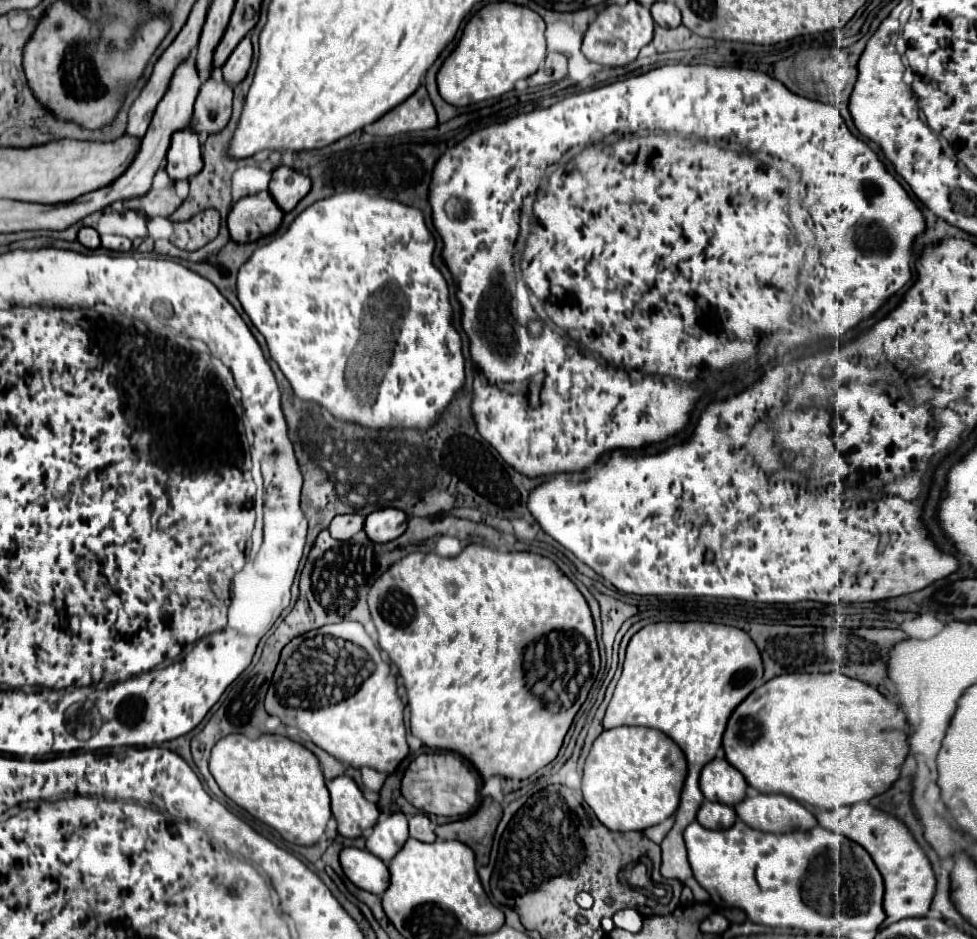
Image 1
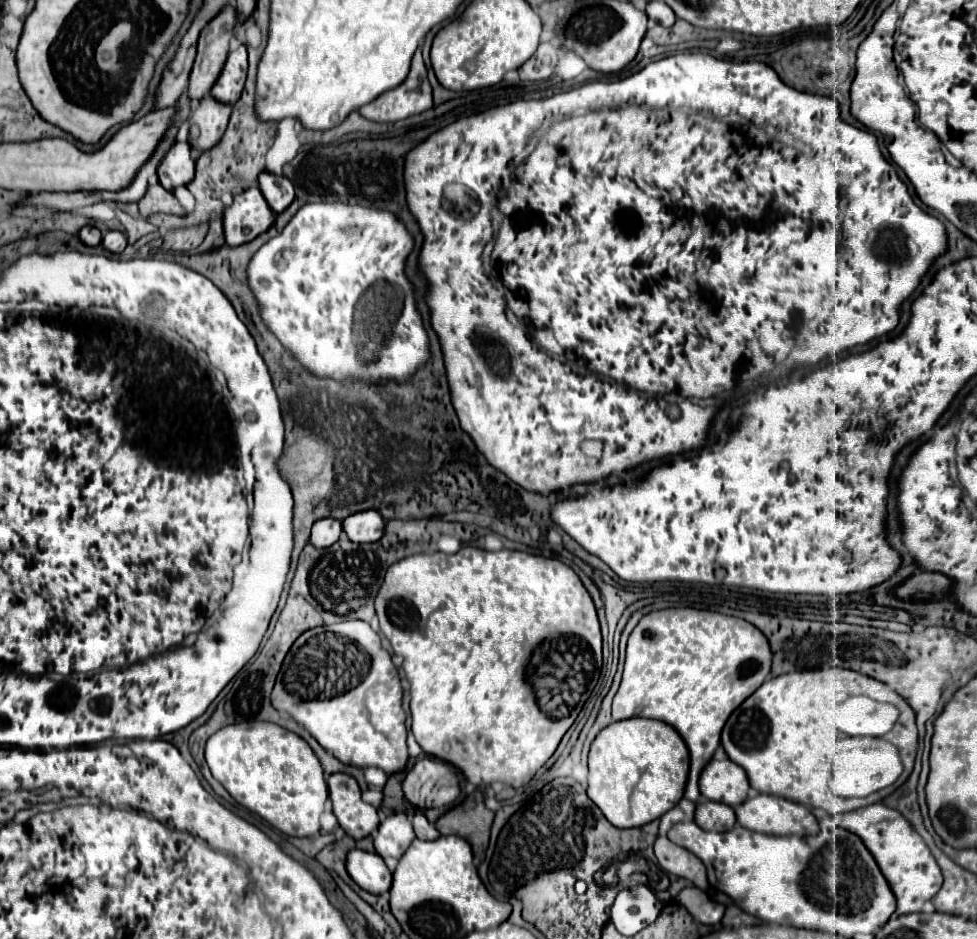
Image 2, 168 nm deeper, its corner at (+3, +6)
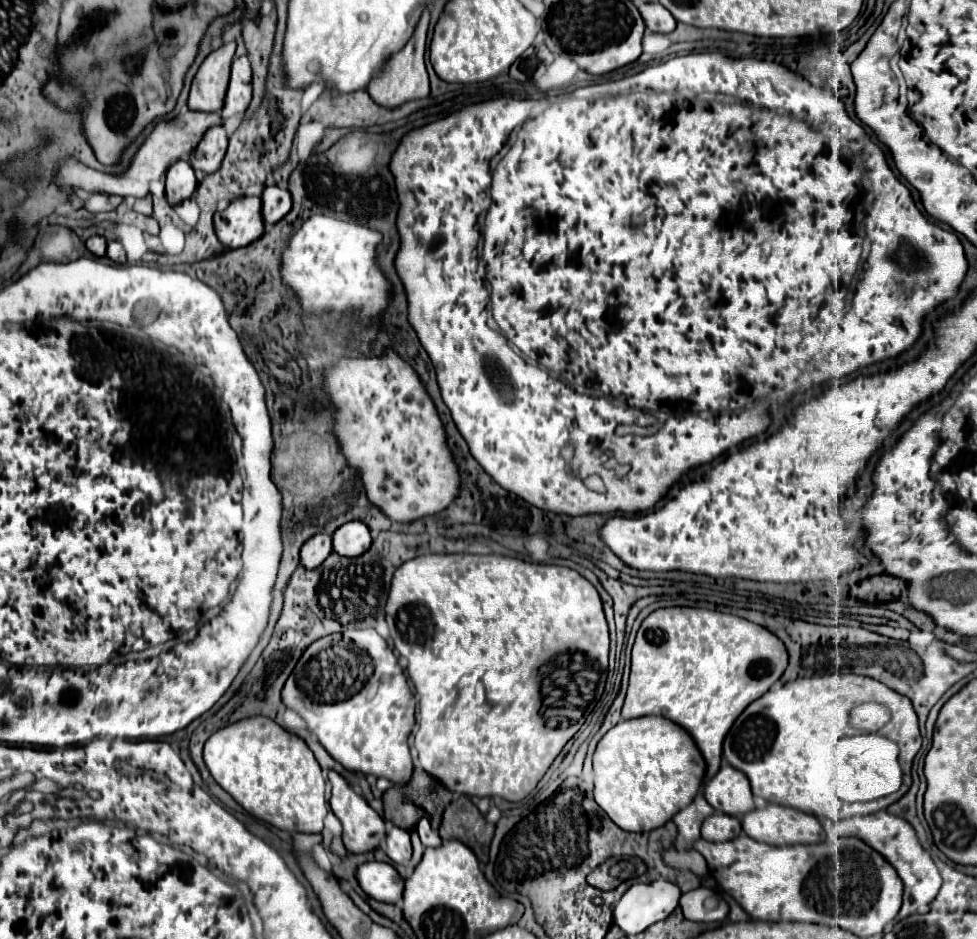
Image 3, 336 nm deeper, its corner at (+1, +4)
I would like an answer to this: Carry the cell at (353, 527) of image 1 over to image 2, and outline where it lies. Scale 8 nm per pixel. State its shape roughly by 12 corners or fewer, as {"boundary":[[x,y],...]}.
{"boundary":[[333,518],[317,520],[311,544],[327,548],[339,540],[343,524]]}

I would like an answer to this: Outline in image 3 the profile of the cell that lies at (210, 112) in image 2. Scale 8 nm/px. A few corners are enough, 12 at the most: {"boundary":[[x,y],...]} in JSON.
{"boundary":[[223,126],[211,128],[191,154],[193,170],[213,174],[227,152]]}

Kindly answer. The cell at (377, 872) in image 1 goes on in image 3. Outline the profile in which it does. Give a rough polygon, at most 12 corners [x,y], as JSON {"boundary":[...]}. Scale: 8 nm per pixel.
{"boundary":[[385,862],[361,864],[357,880],[367,896],[399,902],[405,882]]}

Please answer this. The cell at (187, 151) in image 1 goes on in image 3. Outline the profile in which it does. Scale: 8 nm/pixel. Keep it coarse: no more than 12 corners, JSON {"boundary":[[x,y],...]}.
{"boundary":[[189,162],[167,170],[167,200],[177,206],[191,198],[197,180]]}

